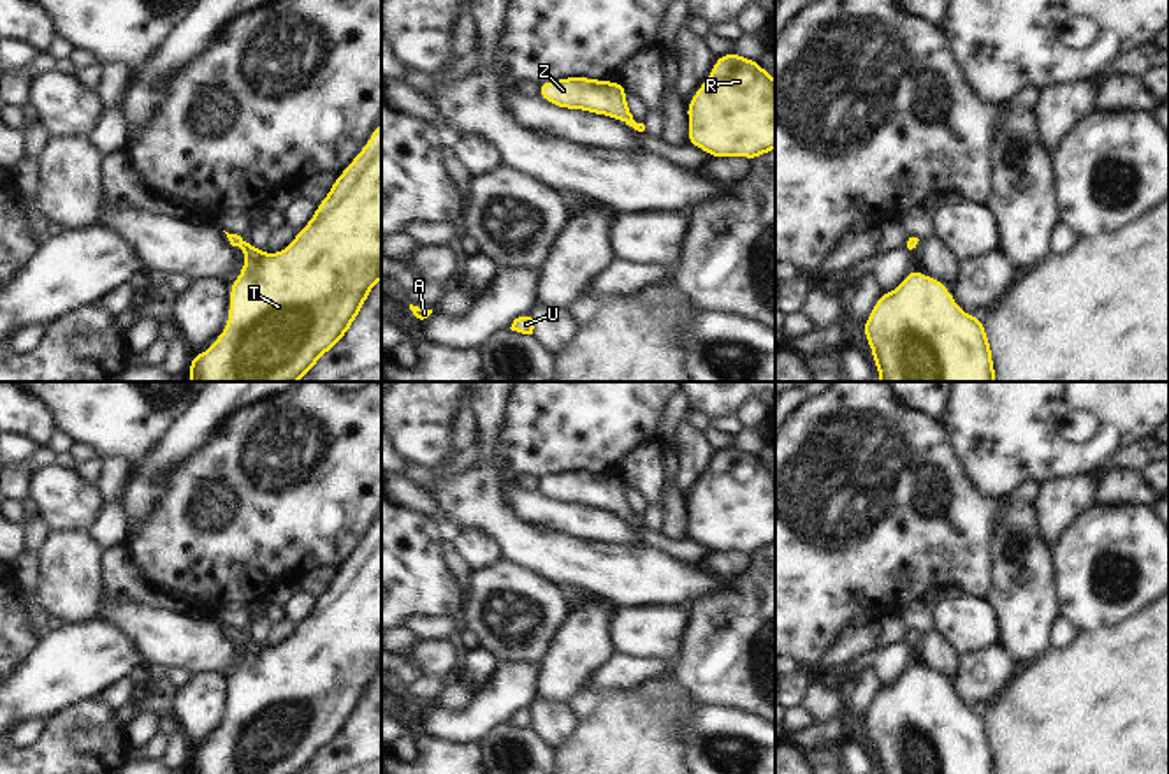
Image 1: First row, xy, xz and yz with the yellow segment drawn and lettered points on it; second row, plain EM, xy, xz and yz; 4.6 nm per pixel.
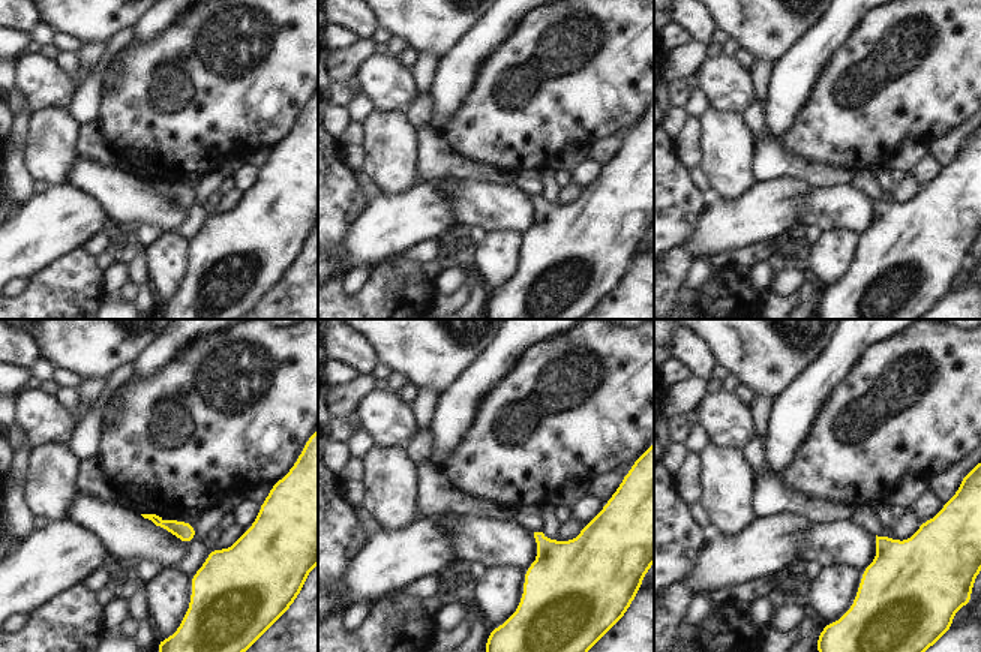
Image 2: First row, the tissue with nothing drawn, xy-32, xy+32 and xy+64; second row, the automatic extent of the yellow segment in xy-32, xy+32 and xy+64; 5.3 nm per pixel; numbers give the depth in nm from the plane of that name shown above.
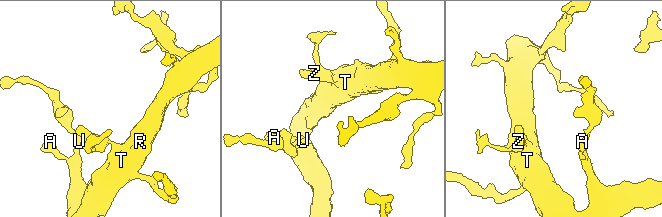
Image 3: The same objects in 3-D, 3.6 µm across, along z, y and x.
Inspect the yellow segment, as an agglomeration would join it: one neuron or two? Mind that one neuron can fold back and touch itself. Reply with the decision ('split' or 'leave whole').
leave whole

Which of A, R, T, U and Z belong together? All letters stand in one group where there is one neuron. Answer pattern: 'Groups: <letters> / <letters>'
Groups: A R T U Z

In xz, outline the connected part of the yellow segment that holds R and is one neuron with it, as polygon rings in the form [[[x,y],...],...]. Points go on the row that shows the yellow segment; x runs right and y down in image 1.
[[[737,53],[717,56],[705,83],[686,107],[687,144],[712,158],[742,157],[756,160],[775,150],[775,79],[758,63]]]

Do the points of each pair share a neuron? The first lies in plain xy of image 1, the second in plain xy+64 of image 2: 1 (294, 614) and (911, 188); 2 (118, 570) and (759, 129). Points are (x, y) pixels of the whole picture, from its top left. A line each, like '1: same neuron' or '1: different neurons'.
1: different neurons
2: different neurons

